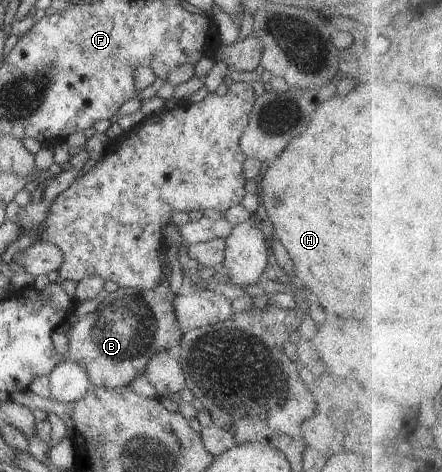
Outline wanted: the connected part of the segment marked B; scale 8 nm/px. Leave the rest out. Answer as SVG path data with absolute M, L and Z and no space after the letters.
M168 276L154 290L141 291L119 287L108 293L106 299L96 307L94 312L80 316L80 319L69 328L67 355L61 359L82 364L89 381L94 386L113 389L130 385L138 375L145 374L147 362L153 354L166 349L176 350L184 333L176 320L173 303L166 300L166 293L170 291L169 284Z

